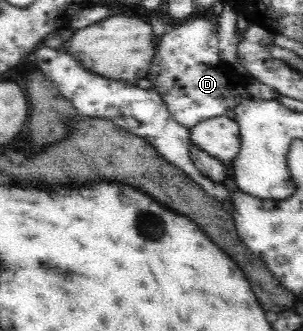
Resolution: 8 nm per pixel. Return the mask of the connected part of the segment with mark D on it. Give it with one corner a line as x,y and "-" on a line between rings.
188,18
179,27
169,30
162,36
162,40
155,52
154,59
148,67
145,79
160,94
170,114
178,124
192,128
201,120
224,116
228,110
235,110
246,100
254,97
248,92
251,79
248,75
241,76
231,66
228,66
220,57
218,26
216,22
204,18

